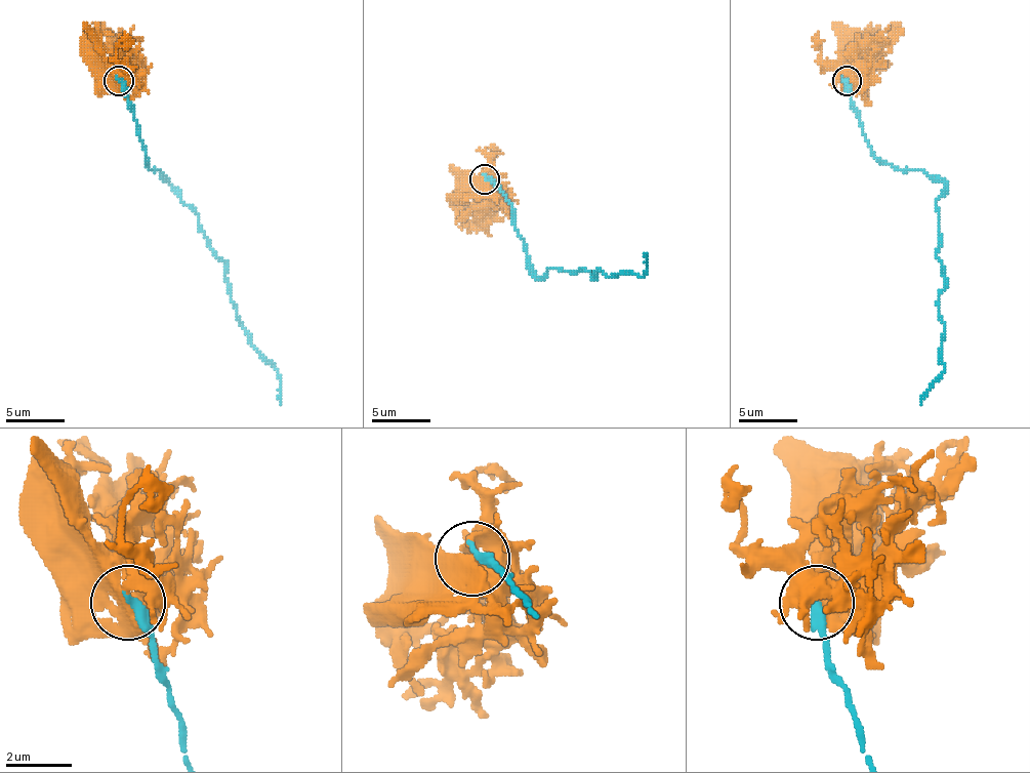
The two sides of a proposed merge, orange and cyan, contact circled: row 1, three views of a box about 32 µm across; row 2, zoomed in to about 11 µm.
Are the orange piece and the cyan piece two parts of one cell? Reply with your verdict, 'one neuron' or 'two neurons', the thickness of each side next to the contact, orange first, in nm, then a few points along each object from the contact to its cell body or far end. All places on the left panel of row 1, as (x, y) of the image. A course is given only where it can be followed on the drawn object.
two neurons | 650/360 nm | orange via (119, 81), (119, 52), (107, 32), (92, 23) | cyan via (119, 81), (146, 164), (160, 169), (198, 216), (198, 229), (224, 263), (236, 319), (275, 369), (280, 404)

